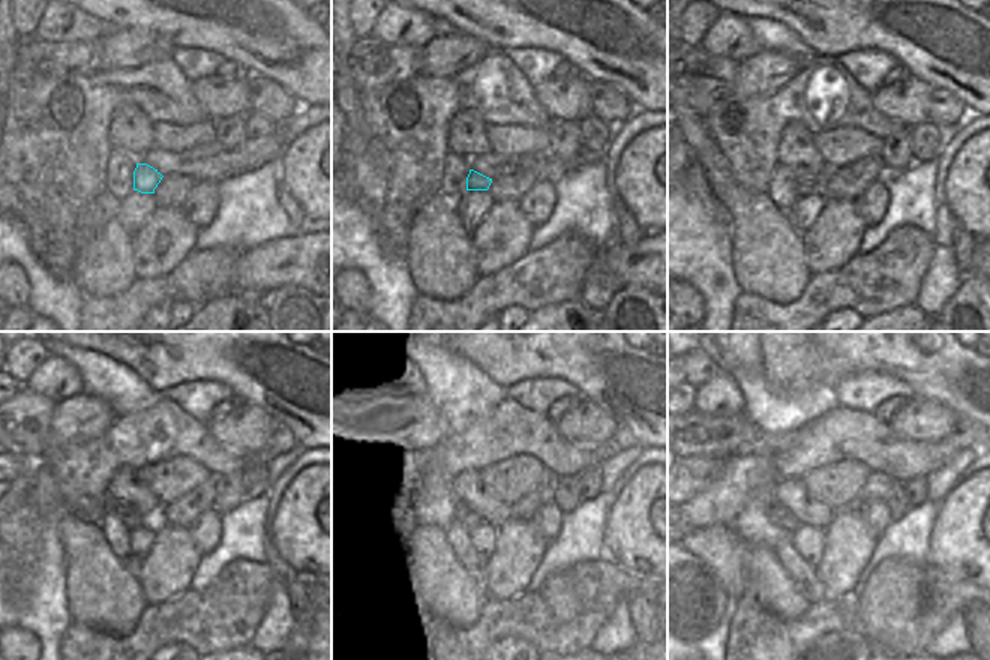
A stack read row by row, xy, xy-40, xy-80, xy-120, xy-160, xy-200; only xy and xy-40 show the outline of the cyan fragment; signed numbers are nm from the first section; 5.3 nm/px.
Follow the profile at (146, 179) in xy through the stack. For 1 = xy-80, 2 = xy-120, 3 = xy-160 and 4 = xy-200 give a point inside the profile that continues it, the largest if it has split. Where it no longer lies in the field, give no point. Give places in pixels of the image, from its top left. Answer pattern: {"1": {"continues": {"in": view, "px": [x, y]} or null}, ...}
{"1": {"continues": {"in": "xy-80", "px": [806, 185]}}, "2": {"continues": {"in": "xy-120", "px": [132, 519]}}, "3": {"continues": {"in": "xy-160", "px": [449, 510]}}, "4": {"continues": {"in": "xy-200", "px": [780, 516]}}}

